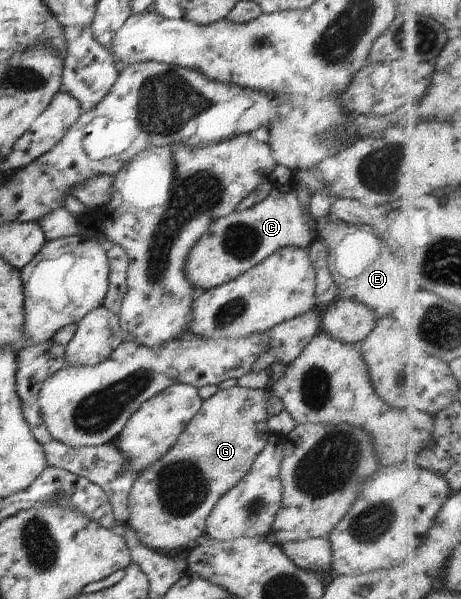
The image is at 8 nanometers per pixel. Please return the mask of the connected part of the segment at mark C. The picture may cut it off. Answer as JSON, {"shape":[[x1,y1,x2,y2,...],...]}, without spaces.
{"shape":[[275,185,270,190,269,196,265,200,259,201,255,206,242,211,233,211,229,216,224,216,214,220,219,224,219,232,209,232,199,237,199,240,191,247,187,253,184,264,184,273,191,285,202,288,204,291,217,288,227,281,232,281,242,272,257,266,276,250,283,247,294,246,307,249,308,246,317,238,317,231,311,231,307,222,312,218,309,208,305,208,299,202,295,192,284,192,281,187]]}

